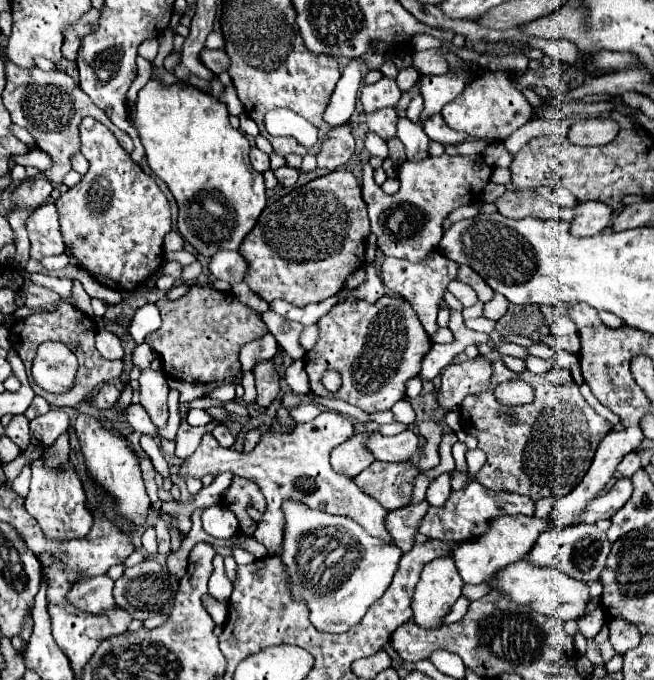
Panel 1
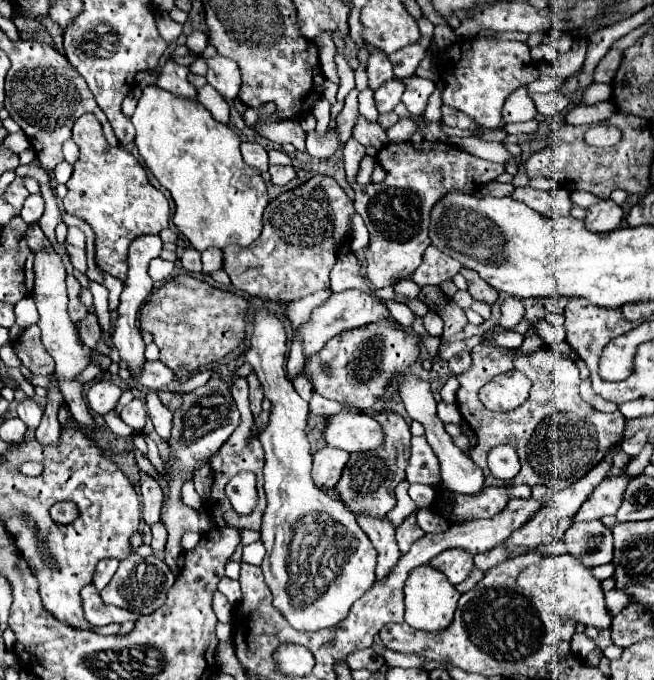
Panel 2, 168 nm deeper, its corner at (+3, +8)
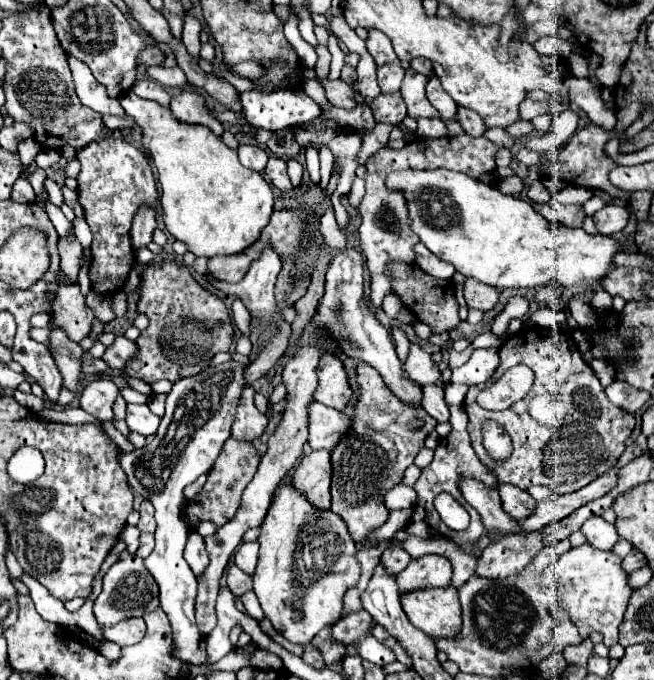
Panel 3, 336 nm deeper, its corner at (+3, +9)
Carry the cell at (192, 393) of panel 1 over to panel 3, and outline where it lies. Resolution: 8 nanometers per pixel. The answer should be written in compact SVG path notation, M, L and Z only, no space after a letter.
M117 336L117 338L115 338L115 344L109 346L101 358L107 362L109 368L113 368L113 370L125 370L125 364L127 364L135 354L137 354L135 342L127 340L125 336Z

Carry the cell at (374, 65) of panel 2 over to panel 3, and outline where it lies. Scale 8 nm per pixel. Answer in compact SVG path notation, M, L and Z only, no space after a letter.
M369 28L367 30L369 36L367 36L367 50L373 54L375 58L375 64L381 66L381 64L387 64L389 60L395 60L397 54L393 52L393 46L391 46L391 40L377 28Z

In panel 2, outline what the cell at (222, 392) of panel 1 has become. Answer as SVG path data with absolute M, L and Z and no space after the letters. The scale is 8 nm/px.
M265 309L253 311L251 349L244 353L253 365L265 397L273 403L269 425L259 433L265 449L267 509L261 541L267 555L261 563L265 583L271 587L273 605L299 631L319 631L339 625L351 605L375 583L377 549L361 531L355 515L341 501L321 493L311 479L311 447L305 433L309 403L303 401L285 377L287 333L283 323Z

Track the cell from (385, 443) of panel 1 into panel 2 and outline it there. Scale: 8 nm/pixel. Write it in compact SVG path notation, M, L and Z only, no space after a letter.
M337 413L329 417L325 427L325 441L331 447L345 449L349 453L371 451L383 443L383 427L369 415Z

